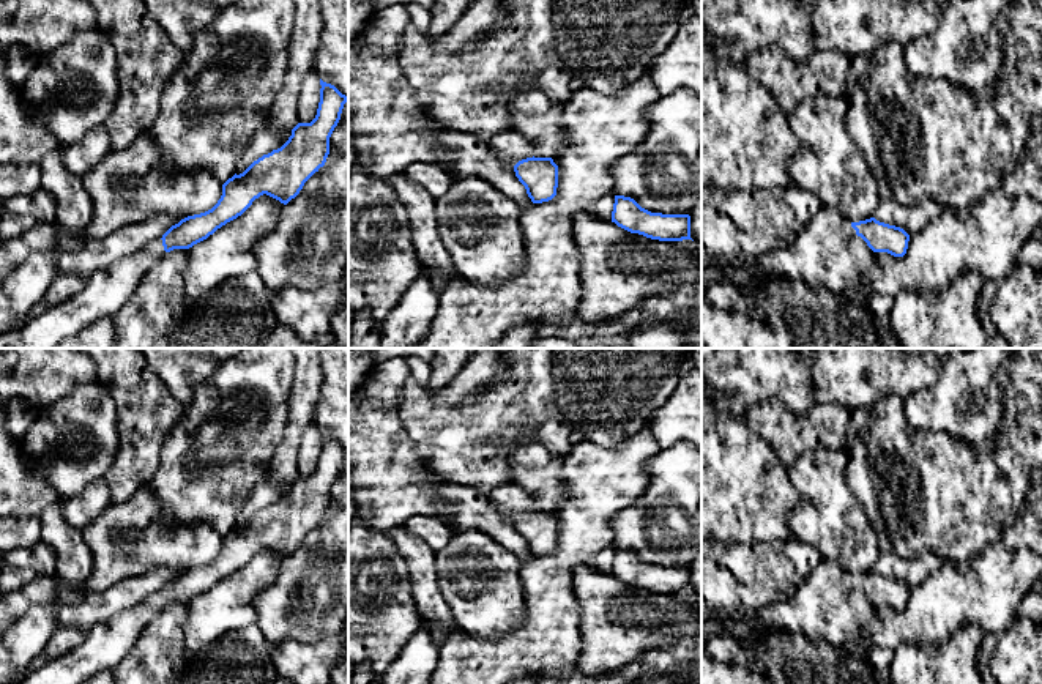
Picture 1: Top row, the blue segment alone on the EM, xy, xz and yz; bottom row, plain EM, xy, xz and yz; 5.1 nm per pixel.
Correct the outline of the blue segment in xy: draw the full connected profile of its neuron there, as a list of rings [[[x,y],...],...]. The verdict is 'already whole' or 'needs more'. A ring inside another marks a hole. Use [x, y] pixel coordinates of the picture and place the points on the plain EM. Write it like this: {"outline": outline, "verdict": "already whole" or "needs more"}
{"outline": [[[320,432],[320,455],[311,476],[298,476],[277,503],[254,514],[243,526],[222,537],[218,556],[172,578],[161,591],[134,607],[95,624],[85,640],[66,654],[49,659],[24,679],[8,684],[82,684],[99,671],[112,671],[131,651],[145,626],[166,605],[189,602],[218,582],[241,569],[255,552],[266,547],[287,558],[304,536],[325,519],[329,490],[348,454],[334,438]]], "verdict": "needs more"}

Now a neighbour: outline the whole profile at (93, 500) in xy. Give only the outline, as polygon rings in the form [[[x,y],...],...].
[[[104,478],[96,479],[76,496],[66,498],[61,507],[63,519],[82,530],[96,520],[110,504],[110,490]]]

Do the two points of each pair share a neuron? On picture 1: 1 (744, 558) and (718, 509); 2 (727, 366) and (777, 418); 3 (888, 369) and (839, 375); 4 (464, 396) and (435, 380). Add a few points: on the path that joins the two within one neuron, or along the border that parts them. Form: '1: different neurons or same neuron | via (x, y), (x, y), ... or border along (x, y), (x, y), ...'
1: different neurons | border along (718, 539), (757, 544)
2: different neurons | border along (798, 415), (777, 402), (760, 402), (744, 418)
3: same neuron | via (875, 366), (852, 366)
4: different neurons | border along (467, 364), (435, 393), (429, 393), (424, 388)

